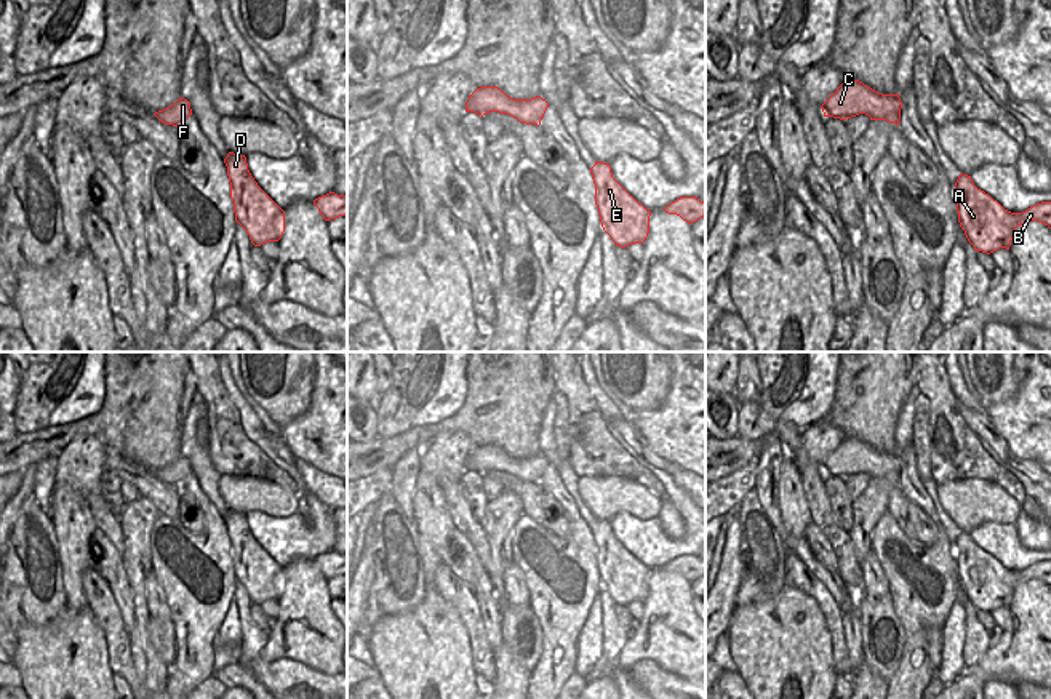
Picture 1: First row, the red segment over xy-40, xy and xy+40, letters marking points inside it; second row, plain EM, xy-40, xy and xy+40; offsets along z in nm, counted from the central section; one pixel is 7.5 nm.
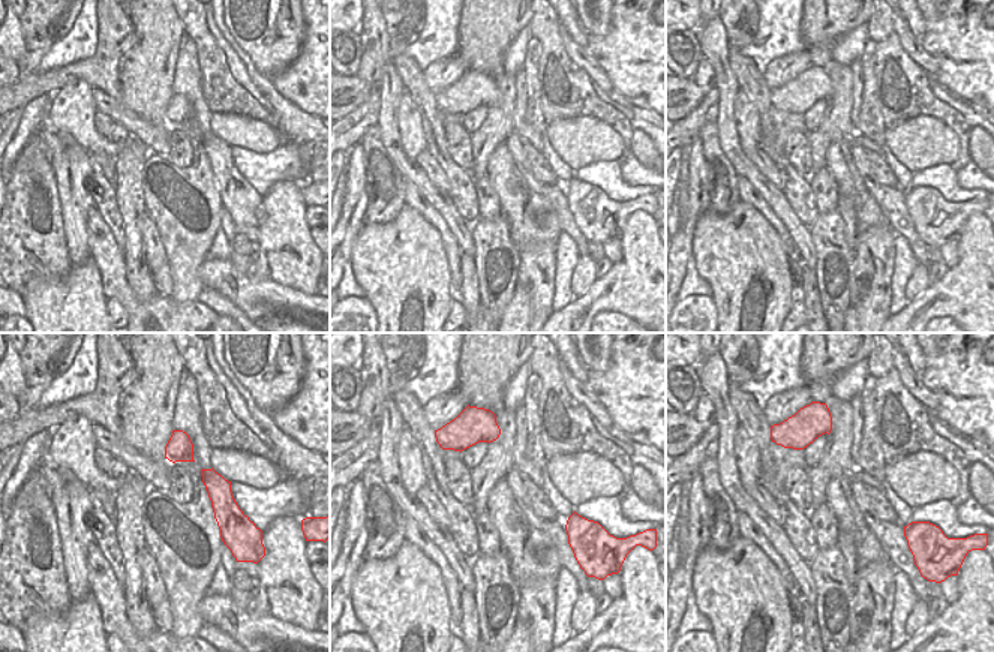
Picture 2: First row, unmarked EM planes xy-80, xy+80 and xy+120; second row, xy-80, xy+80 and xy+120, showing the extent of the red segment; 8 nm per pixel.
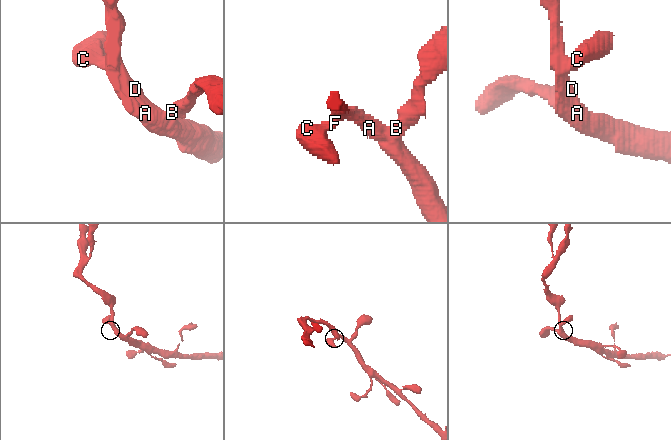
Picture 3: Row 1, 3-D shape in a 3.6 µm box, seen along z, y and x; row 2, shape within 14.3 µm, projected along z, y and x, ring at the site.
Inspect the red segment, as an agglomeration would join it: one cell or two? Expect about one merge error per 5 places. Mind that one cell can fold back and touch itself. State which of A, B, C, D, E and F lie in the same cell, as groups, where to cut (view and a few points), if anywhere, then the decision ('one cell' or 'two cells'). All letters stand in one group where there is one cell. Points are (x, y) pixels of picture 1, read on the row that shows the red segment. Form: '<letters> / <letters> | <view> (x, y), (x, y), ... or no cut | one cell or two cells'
A B C D E F | no cut | one cell

